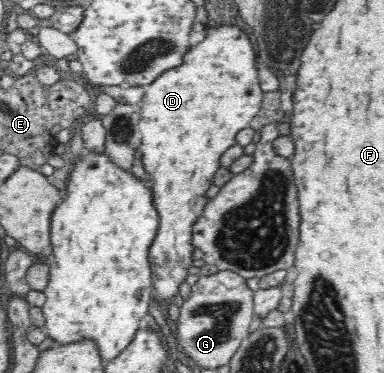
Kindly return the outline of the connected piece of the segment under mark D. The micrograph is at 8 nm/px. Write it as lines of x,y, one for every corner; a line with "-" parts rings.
220,24
205,26
204,38
196,45
190,46
180,68
170,68
162,72
156,80
146,85
140,102
141,117
139,130
142,133
142,162
148,172
153,194
153,203
159,214
159,227
156,238
149,248
152,267
154,295
160,304
171,304
178,286
186,280
188,268
192,266
192,231
190,226
202,216
202,208
207,197
204,192
212,185
212,178
220,168
220,156
231,146
236,145
235,136
242,128
248,127
252,118
261,110
264,91
260,88
258,69
254,65
257,58
252,42
238,26

